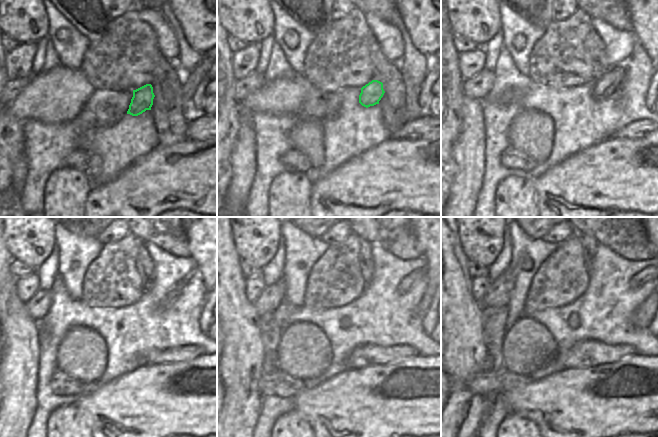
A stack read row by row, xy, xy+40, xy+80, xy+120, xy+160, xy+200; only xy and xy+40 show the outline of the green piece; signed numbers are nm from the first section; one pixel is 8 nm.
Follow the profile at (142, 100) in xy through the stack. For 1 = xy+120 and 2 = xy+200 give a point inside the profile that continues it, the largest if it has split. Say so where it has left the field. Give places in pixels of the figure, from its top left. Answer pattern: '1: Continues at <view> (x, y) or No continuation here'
1: Continues at xy+120 (167, 302)
2: Continues at xy+200 (643, 276).

